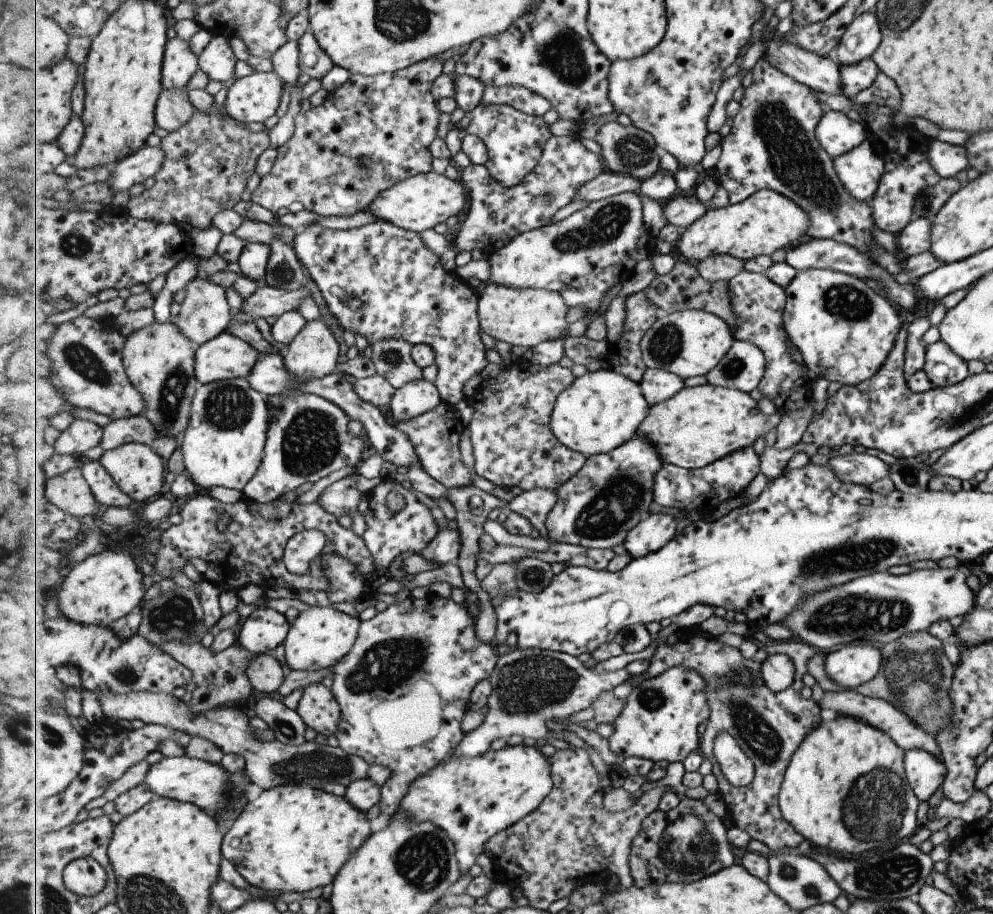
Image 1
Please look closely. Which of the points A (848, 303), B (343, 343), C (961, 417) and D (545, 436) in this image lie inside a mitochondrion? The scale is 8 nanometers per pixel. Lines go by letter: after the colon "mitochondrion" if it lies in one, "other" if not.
A: mitochondrion
B: other
C: mitochondrion
D: other

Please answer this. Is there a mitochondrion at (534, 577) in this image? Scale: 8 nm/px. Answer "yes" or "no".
yes

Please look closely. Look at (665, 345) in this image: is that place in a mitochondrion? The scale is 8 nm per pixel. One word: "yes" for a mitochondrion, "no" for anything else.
yes

